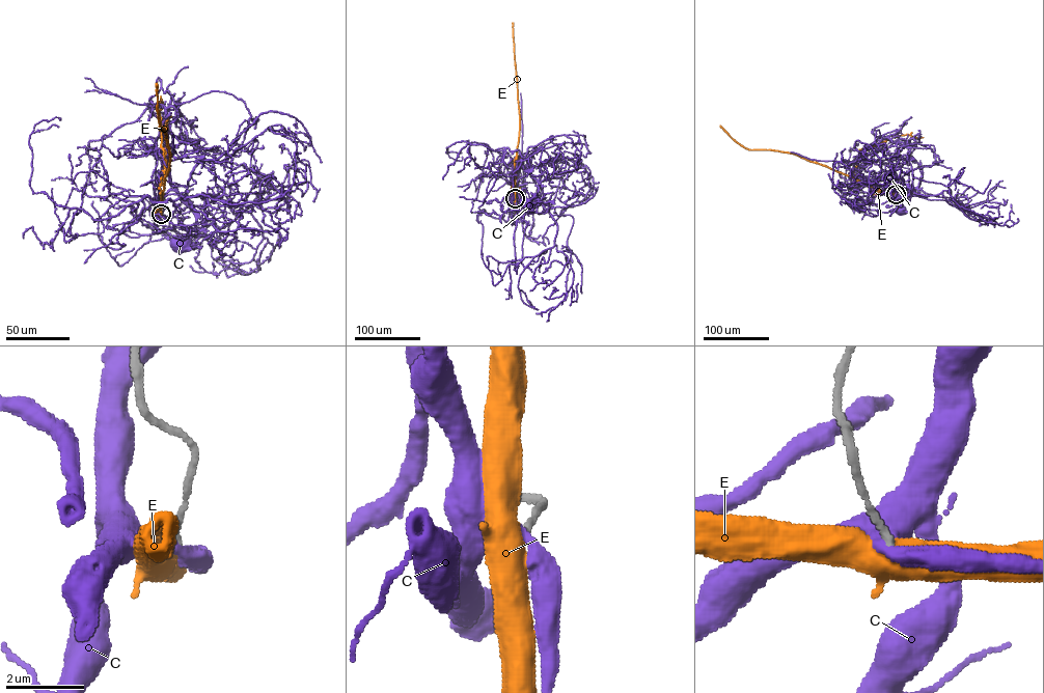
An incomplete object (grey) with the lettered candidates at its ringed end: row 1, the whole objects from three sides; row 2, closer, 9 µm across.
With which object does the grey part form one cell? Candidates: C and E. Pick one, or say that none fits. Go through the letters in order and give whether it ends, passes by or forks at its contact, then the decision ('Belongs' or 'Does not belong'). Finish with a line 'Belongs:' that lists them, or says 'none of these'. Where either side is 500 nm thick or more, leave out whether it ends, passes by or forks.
C: It passes by. Does not belong
E: Does not belong
Belongs: none of these

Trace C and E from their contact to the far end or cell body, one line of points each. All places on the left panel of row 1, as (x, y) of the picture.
C: (161, 214), (161, 198), (170, 190), (193, 211), (196, 232), (181, 246)
E: (161, 214), (169, 154), (165, 132), (160, 129), (157, 83)

